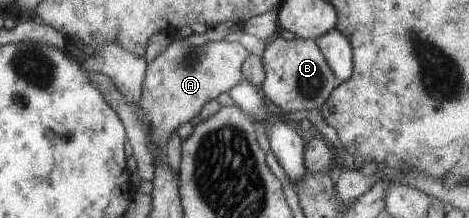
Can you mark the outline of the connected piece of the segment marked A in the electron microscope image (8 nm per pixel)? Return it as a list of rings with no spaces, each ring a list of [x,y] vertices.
[[[179,36],[173,37],[172,42],[167,48],[145,66],[145,78],[142,84],[141,98],[138,103],[129,103],[125,95],[114,86],[111,78],[105,74],[90,71],[90,82],[102,90],[101,94],[106,94],[106,102],[110,102],[113,110],[118,110],[118,118],[126,122],[126,134],[129,137],[129,143],[133,156],[136,161],[140,182],[146,182],[153,177],[153,166],[155,165],[155,155],[151,153],[151,148],[163,148],[170,133],[173,133],[182,122],[194,122],[200,112],[200,108],[211,99],[215,99],[220,92],[228,92],[234,85],[237,85],[243,77],[241,75],[241,65],[249,53],[238,43],[238,41],[207,41],[201,46],[191,45],[186,38]]]

